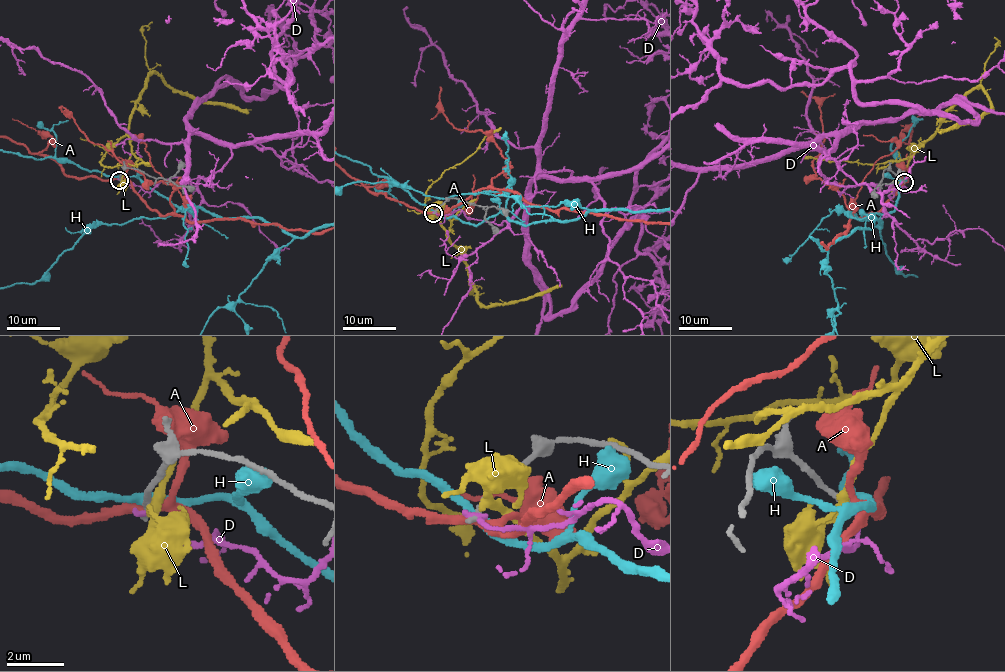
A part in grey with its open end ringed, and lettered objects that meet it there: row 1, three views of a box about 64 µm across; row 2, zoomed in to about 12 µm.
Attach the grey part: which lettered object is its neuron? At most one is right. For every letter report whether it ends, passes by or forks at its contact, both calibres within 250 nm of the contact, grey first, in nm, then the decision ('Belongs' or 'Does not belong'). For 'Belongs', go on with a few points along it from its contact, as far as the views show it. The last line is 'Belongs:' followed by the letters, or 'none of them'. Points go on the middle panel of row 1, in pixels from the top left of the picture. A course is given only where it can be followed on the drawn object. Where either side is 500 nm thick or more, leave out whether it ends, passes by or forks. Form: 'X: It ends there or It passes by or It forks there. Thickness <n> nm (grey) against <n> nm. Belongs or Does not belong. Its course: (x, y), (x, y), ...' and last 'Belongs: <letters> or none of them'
A: It forks there. Thickness 200 nm (grey) against 280 nm. Does not belong
D: It ends there. Thickness 200 nm (grey) against 190 nm. Does not belong
H: It passes by. Thickness 240 nm (grey) against 320 nm. Does not belong
L: It passes by. Thickness 240 nm (grey) against 280 nm. Does not belong
Belongs: none of them

